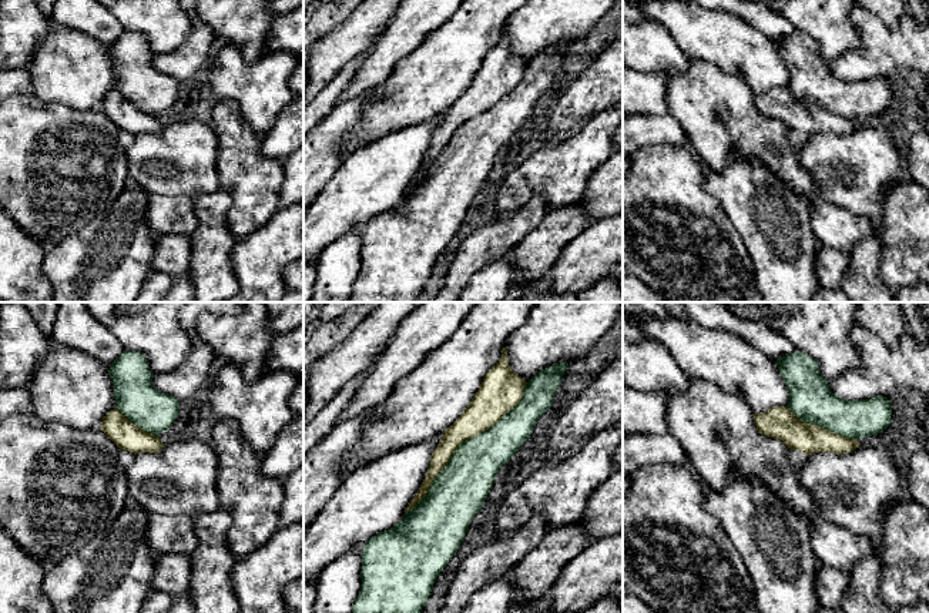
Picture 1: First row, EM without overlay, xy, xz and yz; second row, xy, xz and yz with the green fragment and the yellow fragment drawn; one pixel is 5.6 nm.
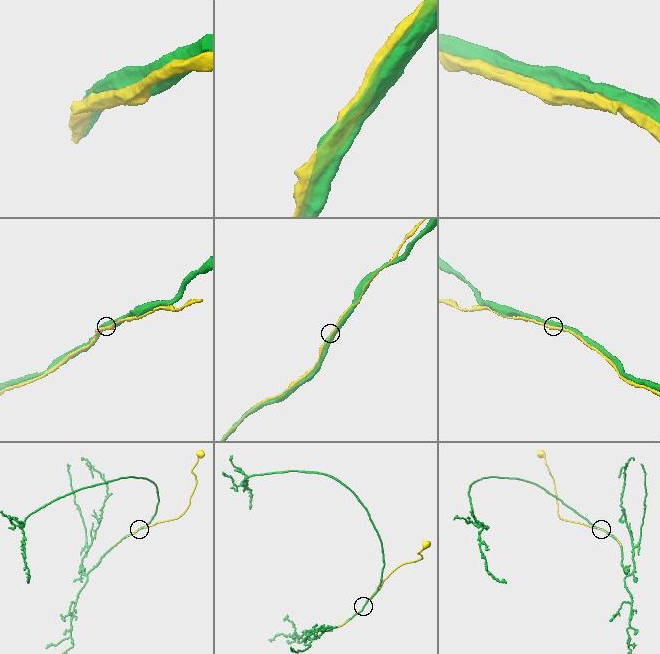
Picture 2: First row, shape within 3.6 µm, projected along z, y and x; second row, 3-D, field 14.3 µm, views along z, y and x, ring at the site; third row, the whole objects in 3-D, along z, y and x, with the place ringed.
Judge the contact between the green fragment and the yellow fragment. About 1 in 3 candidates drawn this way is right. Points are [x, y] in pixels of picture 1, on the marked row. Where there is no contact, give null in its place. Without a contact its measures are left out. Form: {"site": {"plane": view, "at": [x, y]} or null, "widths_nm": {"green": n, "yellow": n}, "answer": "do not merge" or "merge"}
{"site": {"plane": "xz", "at": [466, 441]}, "widths_nm": {"green": 280, "yellow": 200}, "answer": "merge"}

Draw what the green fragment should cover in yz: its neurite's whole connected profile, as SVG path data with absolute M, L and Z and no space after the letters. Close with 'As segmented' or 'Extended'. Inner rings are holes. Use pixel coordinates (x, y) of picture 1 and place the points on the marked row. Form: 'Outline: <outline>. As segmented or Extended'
Outline: M799 351L777 358L789 391L787 406L754 413L757 431L805 455L855 450L861 438L878 435L892 423L886 396L846 401L831 392L818 362Z. Extended

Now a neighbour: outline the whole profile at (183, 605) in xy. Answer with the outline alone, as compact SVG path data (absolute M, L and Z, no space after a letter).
M184 594L178 599L174 599L174 603L168 613L195 613L192 600Z

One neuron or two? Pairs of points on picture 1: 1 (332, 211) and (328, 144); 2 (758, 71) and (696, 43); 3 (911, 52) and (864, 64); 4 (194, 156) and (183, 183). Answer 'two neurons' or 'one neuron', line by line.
1: one neuron
2: one neuron
3: one neuron
4: one neuron

